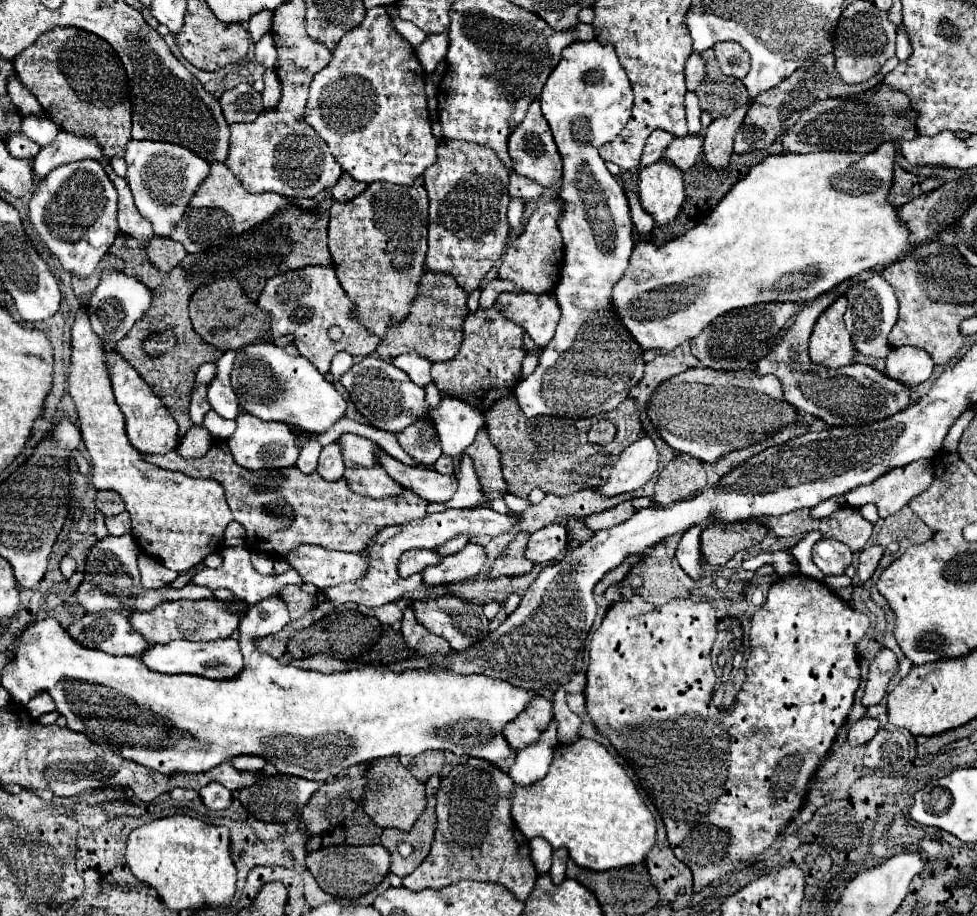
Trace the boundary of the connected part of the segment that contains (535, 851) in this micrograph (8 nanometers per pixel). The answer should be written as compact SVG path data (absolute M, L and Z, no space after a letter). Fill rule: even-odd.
M543 837L533 839L529 845L531 845L531 859L535 863L537 873L547 873L551 867L551 853L553 853L551 845Z

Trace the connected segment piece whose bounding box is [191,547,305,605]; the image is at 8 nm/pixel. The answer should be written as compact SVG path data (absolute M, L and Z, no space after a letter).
M225 547L225 549L221 551L221 555L223 555L223 565L221 565L219 569L209 569L209 567L205 567L203 571L199 571L199 573L193 577L191 583L193 583L193 585L201 585L201 587L209 587L209 589L213 589L213 591L215 591L215 589L221 589L221 587L231 589L237 599L243 599L243 601L247 601L249 605L251 605L251 603L257 603L257 601L261 601L261 599L265 599L265 597L271 597L271 595L279 593L283 585L289 585L289 583L293 583L293 585L303 585L303 583L305 583L303 577L301 577L293 567L291 567L289 571L285 571L283 575L259 575L259 573L251 567L251 563L249 563L249 551L247 551L245 547Z

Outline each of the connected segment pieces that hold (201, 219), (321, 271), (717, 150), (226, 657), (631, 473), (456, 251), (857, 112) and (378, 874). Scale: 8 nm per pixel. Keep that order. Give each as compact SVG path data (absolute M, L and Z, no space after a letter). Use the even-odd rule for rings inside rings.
M213 163L209 177L201 183L189 203L189 215L183 215L183 219L171 233L171 239L179 241L187 249L187 253L199 253L207 247L227 241L229 237L241 235L243 231L259 223L265 223L265 219L271 219L271 215L283 211L283 207L291 207L291 203L293 199L275 193L247 193L225 163Z
M303 267L295 271L287 271L283 275L277 275L267 281L263 293L257 301L259 309L267 311L271 315L271 327L269 333L263 339L257 341L275 341L281 335L293 333L297 335L297 349L299 353L309 359L323 375L329 371L331 359L337 351L347 351L349 355L371 355L375 347L379 345L379 337L365 331L357 321L349 317L349 311L353 309L353 303L347 299L343 287L337 281L335 269L329 267ZM331 325L339 325L343 331L343 337L339 341L331 341L327 335L327 329Z
M747 107L735 109L727 117L717 117L705 131L703 141L703 153L707 153L707 165L713 169L721 169L729 165L731 159L731 145L735 139L735 133L739 131L743 117L747 113Z
M217 639L209 643L195 643L195 641L171 641L165 645L151 645L143 655L139 655L141 661L151 669L159 673L191 673L201 675L209 679L227 679L235 677L243 669L243 657L239 651L237 639Z
M641 437L631 443L619 457L605 485L599 491L607 497L635 491L643 487L659 467L659 451L651 437Z
M441 139L437 147L437 163L425 169L423 179L429 193L429 249L425 265L433 273L451 273L451 277L457 279L459 287L465 293L471 293L481 285L507 245L509 227L505 213L509 205L509 173L497 159L495 151L491 151L489 147Z
M881 87L877 93L869 97L849 95L849 97L835 97L827 101L813 103L801 113L801 119L789 127L783 137L781 145L785 151L791 153L813 153L813 151L873 151L885 141L893 139L915 139L917 129L911 123L895 119L895 111L909 109L911 103L907 95L893 91L889 87Z
M337 845L307 855L307 869L313 873L319 887L339 899L359 899L365 893L373 891L389 873L389 865L391 855L383 845L367 845L367 847Z

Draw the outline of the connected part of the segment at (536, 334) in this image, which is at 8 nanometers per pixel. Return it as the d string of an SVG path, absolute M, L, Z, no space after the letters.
M505 291L497 297L495 305L499 307L499 311L511 317L511 321L523 325L539 347L545 347L551 341L557 321L561 317L553 295L535 297L529 293Z

